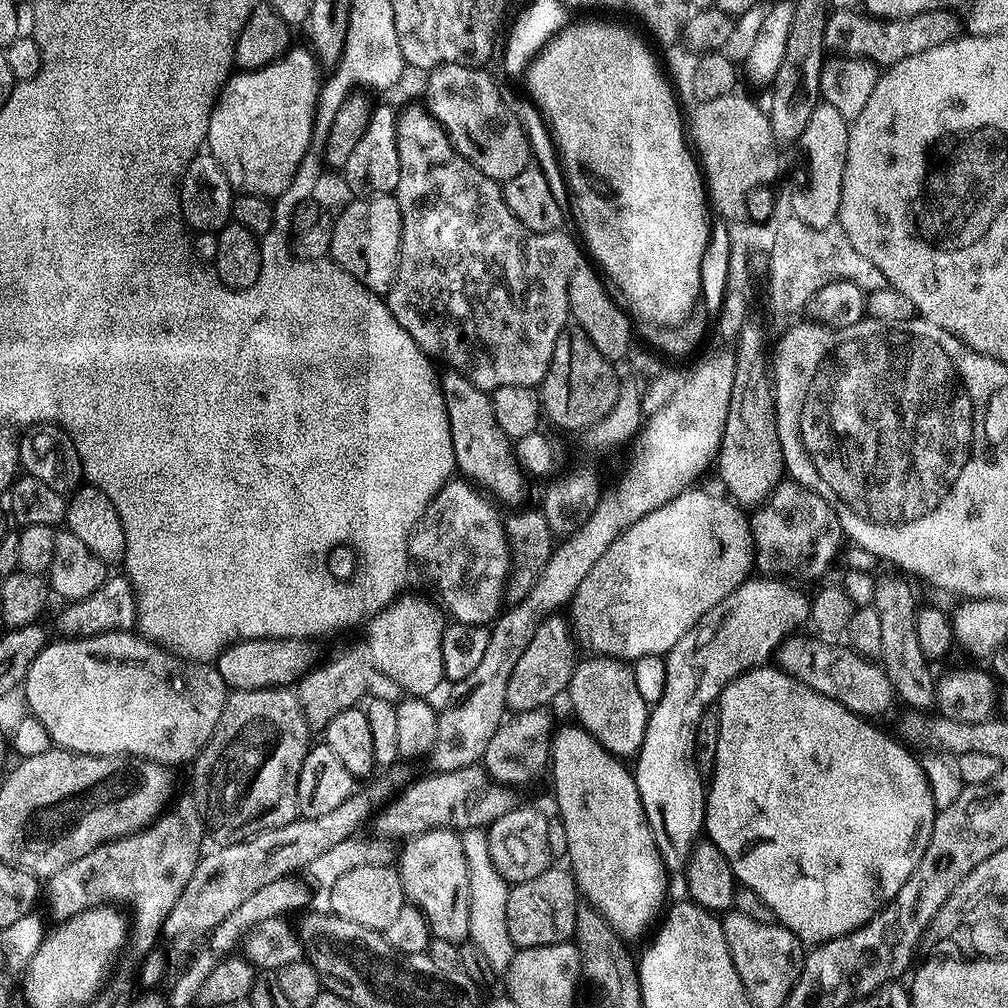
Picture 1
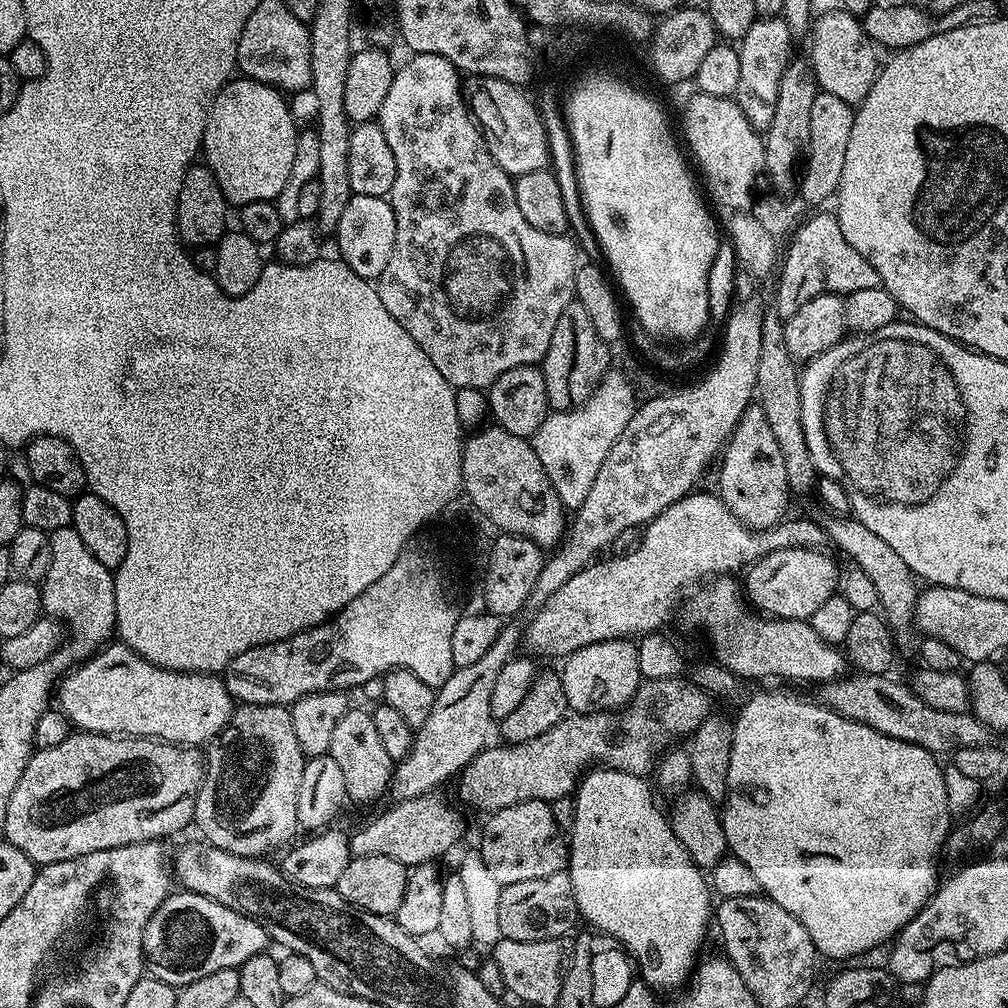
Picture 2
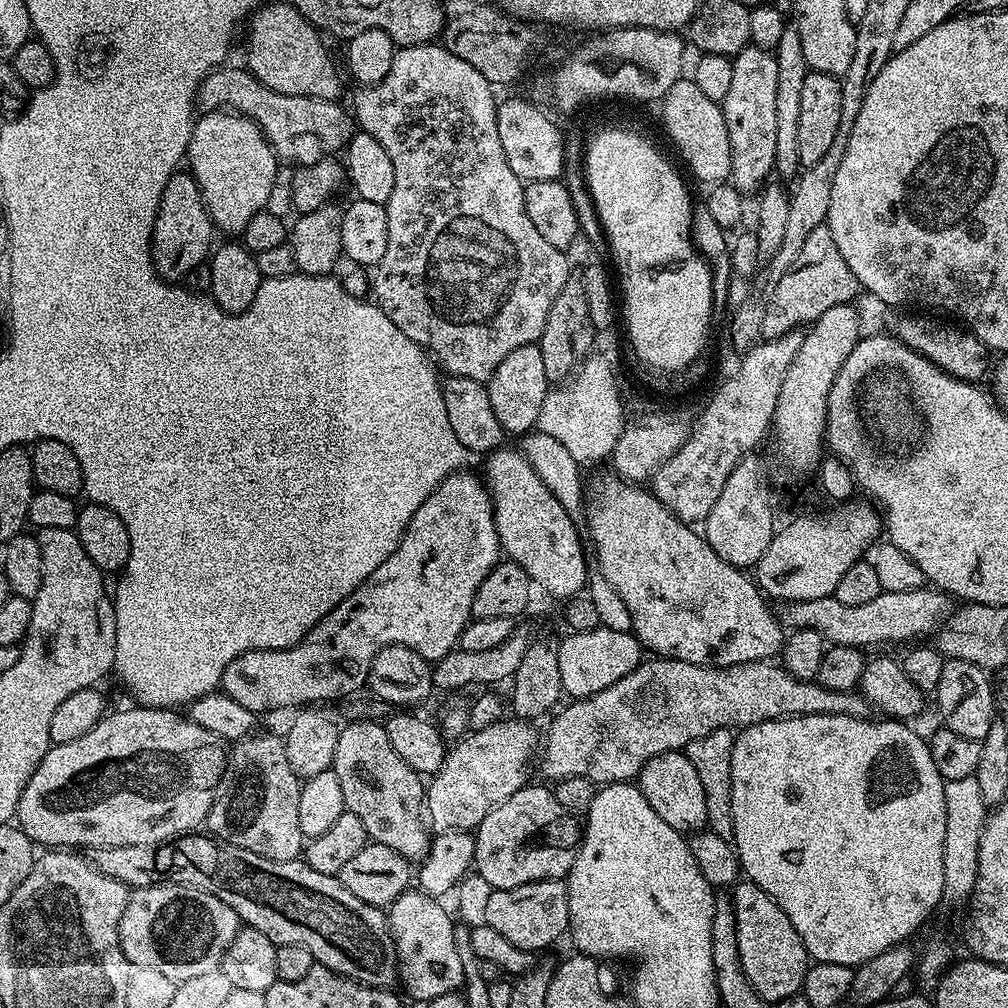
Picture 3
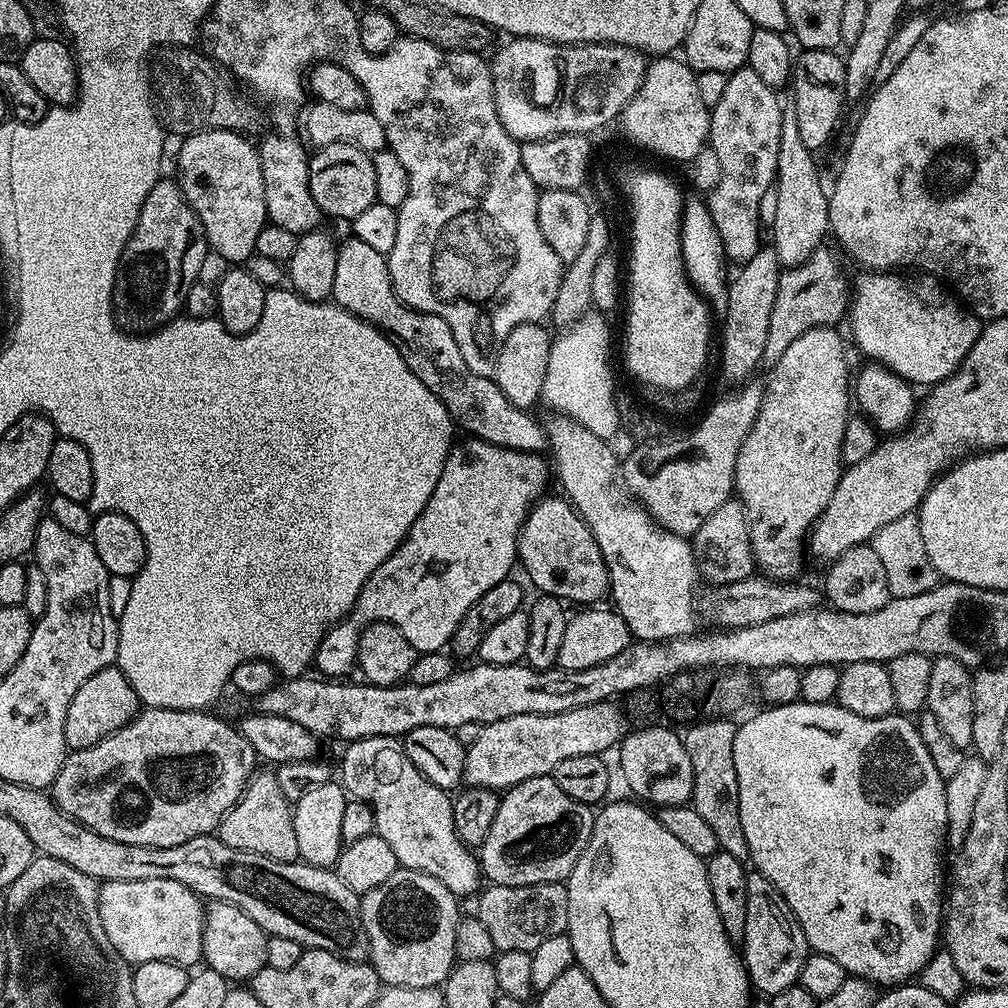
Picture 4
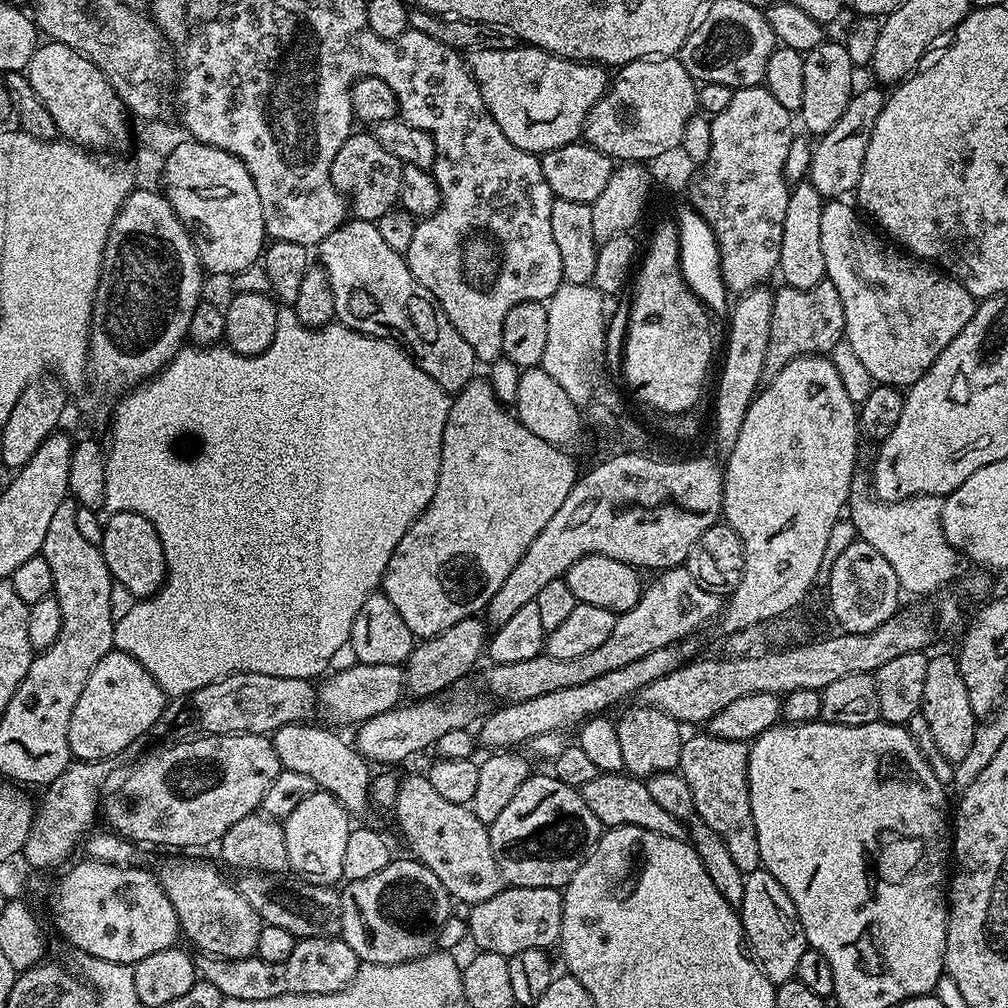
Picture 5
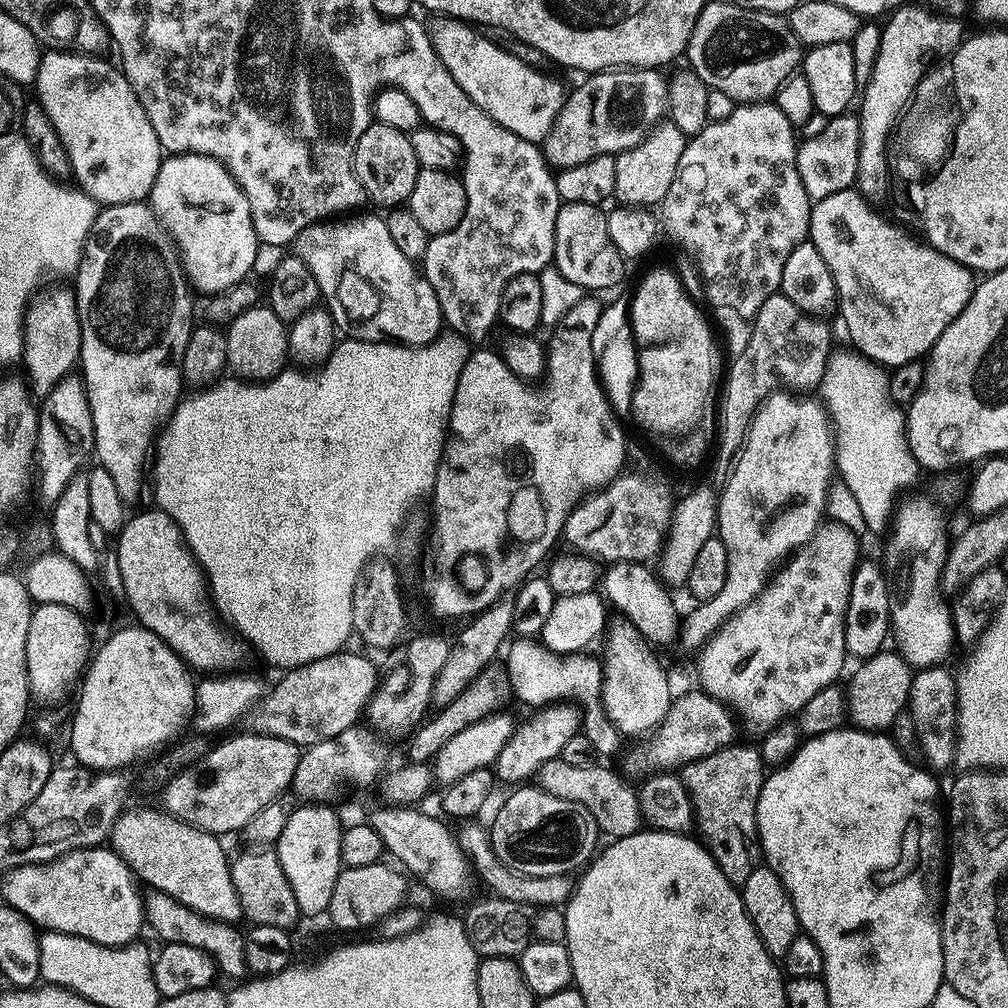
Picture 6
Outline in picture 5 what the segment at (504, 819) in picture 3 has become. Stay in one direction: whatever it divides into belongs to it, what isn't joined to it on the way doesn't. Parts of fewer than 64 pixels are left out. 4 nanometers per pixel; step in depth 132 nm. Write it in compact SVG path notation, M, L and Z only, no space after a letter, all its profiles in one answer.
M551 774L529 775L488 830L500 875L514 888L563 889L601 835L602 826L583 795Z

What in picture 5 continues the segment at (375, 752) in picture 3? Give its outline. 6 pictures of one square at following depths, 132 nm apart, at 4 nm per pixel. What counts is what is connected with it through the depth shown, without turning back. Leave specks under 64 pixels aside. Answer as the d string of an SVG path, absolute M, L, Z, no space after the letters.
M427 775L408 776L399 781L397 790L396 805L396 824L400 827L400 836L404 839L404 844L409 848L411 855L426 865L428 869L446 886L448 895L453 901L464 903L464 906L471 906L478 902L486 902L486 898L494 898L502 887L502 877L500 867L494 858L494 850L490 846L488 837L489 825L483 824L474 813L471 807L454 802L446 802L446 798L441 798L430 786Z

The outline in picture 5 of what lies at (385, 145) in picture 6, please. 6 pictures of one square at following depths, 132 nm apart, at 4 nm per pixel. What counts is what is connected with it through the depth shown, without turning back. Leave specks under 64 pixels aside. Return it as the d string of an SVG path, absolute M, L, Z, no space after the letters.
M356 130L346 138L346 142L342 142L338 154L334 154L330 178L350 205L351 215L358 220L374 222L391 208L397 207L404 167L398 158L394 158L394 154L384 149L382 142L378 142L371 131Z

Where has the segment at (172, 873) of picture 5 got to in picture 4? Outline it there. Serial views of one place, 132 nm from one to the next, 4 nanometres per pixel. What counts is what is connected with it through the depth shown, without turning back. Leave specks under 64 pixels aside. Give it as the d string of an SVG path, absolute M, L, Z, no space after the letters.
M225 900L207 901L204 910L204 933L202 934L204 954L202 960L207 967L218 970L218 974L222 974L222 978L226 978L229 982L251 981L252 976L258 974L258 970L262 970L266 966L266 942L268 937L268 933L260 929L258 922L254 922L254 918L250 918L250 914L243 912L237 904L231 904Z

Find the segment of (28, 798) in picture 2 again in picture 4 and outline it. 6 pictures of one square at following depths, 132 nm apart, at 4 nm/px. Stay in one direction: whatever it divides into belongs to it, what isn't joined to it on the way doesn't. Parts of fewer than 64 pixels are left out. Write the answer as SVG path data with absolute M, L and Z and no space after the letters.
M144 708L137 711L131 722L122 726L117 732L112 732L106 738L102 738L94 746L86 746L69 751L64 758L64 765L58 770L56 780L52 783L50 795L52 801L70 818L78 823L85 824L90 830L102 834L102 838L114 838L114 842L126 842L130 846L178 846L190 838L207 836L215 833L220 826L220 820L238 802L238 798L244 793L244 788L252 779L258 768L256 751L242 738L239 727L227 724L219 720L208 710L187 712L186 710L166 710L165 708Z

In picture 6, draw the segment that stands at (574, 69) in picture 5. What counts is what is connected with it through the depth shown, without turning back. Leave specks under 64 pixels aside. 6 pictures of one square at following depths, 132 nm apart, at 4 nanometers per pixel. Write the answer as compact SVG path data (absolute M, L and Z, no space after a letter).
M444 18L439 22L441 24L436 29L434 27L431 29L430 35L438 58L442 58L442 66L450 70L450 78L454 78L458 86L462 86L464 93L489 118L516 134L518 138L533 142L543 142L547 139L557 123L560 112L564 109L566 88L564 90L554 77L547 76L546 73L539 72L536 68L531 68L533 65L529 61L514 58L514 54L506 54L506 50L502 50L497 44L487 40L483 31L477 30L471 23L451 18Z

